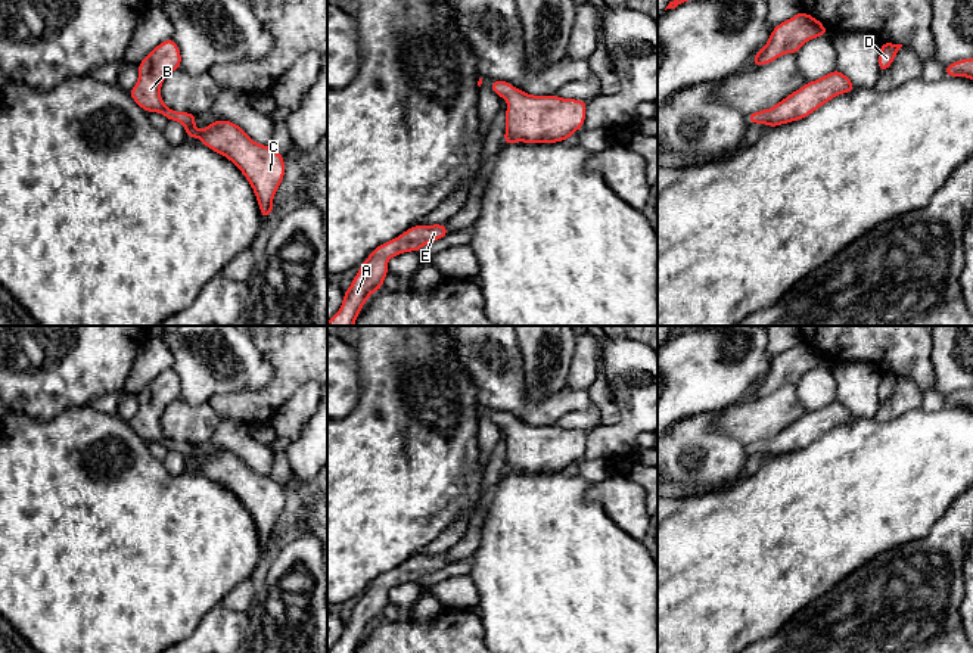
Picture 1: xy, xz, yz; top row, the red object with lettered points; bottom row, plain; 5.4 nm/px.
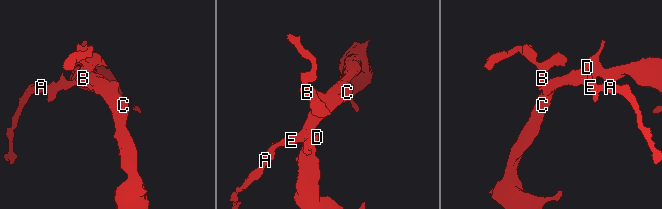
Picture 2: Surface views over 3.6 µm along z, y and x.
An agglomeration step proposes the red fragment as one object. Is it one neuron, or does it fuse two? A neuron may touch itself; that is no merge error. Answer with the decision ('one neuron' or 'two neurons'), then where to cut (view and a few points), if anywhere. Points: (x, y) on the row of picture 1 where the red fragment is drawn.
one neuron; no cut

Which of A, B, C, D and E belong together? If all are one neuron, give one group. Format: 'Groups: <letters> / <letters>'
Groups: A B C D E

